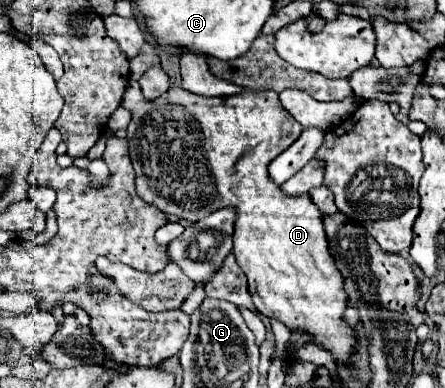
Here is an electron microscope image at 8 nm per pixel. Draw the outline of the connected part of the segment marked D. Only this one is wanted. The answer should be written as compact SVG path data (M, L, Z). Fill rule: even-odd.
M131 79L121 105L133 113L127 127L127 141L137 173L135 185L139 197L173 215L181 215L183 211L213 213L221 207L233 205L237 209L233 255L249 279L255 309L269 319L281 321L289 331L303 331L311 335L311 343L331 351L337 365L351 367L357 331L345 323L349 297L343 289L343 275L335 267L329 253L327 235L323 231L323 215L319 209L315 209L309 195L283 195L283 191L279 191L279 187L267 175L267 165L301 135L299 123L295 123L295 119L283 109L277 93L243 91L241 95L233 95L229 99L199 97L173 85L167 91L167 103L163 103L163 95L155 101L145 101L139 83Z

